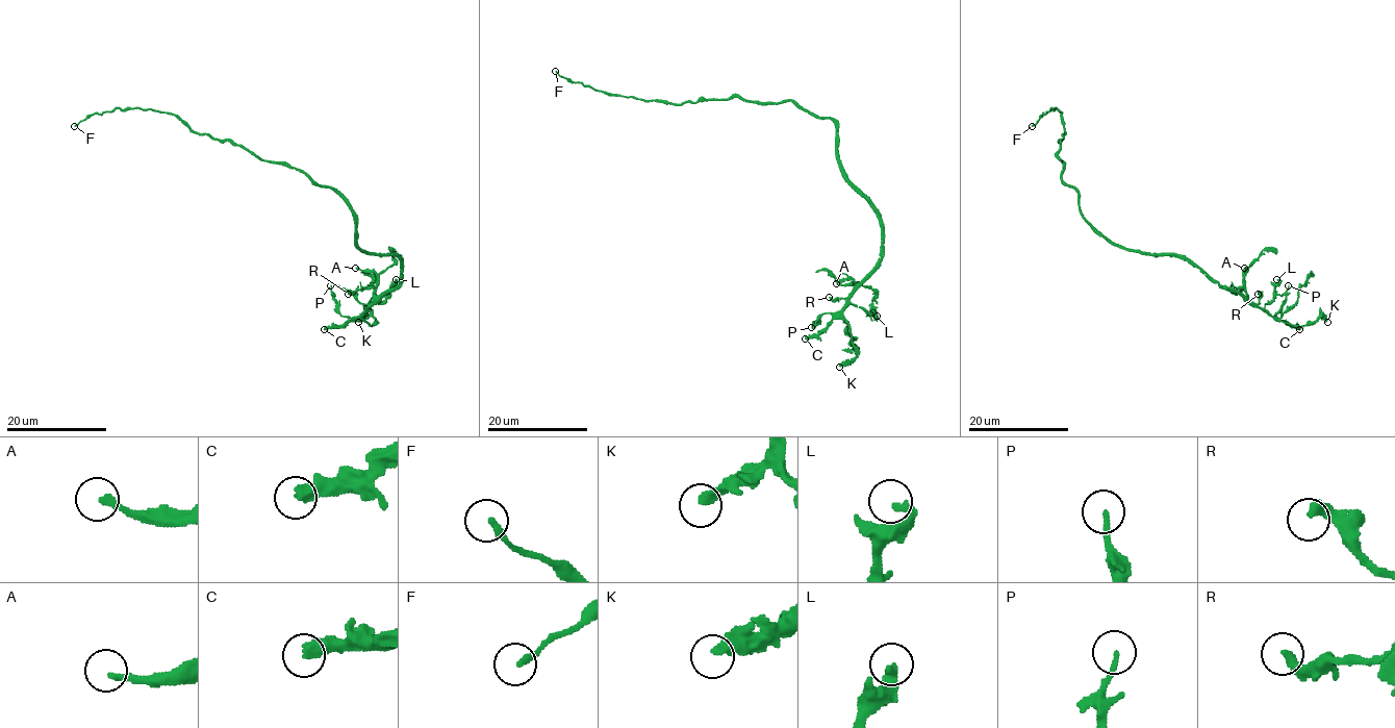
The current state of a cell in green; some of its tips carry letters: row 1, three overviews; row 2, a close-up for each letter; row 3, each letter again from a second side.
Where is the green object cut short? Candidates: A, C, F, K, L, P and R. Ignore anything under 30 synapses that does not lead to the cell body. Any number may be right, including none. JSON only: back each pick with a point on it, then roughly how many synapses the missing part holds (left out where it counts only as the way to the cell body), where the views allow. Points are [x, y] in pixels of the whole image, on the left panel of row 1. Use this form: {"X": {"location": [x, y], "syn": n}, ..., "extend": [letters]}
{"A": {"location": [355, 268], "syn": 50}, "C": {"location": [324, 329], "syn": 45}, "extend": ["A", "C"]}

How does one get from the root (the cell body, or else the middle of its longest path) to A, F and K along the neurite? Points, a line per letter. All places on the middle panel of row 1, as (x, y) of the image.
A: (833, 120), (842, 176), (868, 202), (882, 230), (878, 264), (857, 284), (836, 283)
F: (833, 120), (818, 119), (792, 101), (730, 97), (665, 103), (607, 95), (582, 82), (571, 82), (555, 71)
K: (833, 120), (842, 176), (868, 202), (882, 230), (882, 257), (842, 312), (855, 356), (839, 367)

